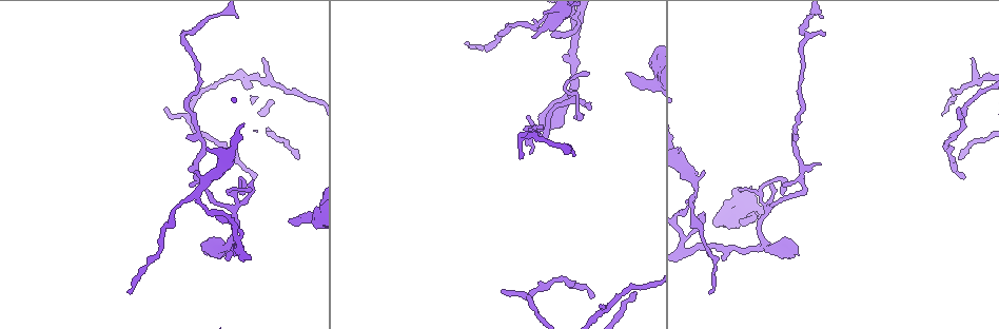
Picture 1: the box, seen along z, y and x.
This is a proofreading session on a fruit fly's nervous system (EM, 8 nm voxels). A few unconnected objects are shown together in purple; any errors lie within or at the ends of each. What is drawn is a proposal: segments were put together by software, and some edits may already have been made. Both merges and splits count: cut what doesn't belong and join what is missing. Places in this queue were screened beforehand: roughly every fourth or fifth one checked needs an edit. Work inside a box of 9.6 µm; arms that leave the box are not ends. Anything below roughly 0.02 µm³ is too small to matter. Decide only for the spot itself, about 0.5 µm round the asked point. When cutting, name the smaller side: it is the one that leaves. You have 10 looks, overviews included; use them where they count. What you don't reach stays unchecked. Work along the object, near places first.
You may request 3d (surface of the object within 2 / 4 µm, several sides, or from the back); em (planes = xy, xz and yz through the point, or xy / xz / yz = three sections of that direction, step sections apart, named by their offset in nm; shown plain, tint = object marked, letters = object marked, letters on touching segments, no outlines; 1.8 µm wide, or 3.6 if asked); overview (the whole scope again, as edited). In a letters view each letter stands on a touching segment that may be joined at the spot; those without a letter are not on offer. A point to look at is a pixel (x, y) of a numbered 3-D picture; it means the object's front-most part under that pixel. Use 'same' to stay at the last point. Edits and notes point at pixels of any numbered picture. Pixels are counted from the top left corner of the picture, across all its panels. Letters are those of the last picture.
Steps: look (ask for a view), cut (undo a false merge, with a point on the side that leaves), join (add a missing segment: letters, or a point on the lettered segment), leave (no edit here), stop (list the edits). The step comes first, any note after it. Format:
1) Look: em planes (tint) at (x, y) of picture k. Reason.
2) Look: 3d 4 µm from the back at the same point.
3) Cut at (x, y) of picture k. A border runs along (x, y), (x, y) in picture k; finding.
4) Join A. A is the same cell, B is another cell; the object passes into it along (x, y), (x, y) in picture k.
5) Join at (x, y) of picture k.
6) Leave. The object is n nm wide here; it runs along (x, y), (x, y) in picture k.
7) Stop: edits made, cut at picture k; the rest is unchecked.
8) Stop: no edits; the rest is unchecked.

Look: 3d 4 µm at (752, 217) of picture 1. Thick turns thin.

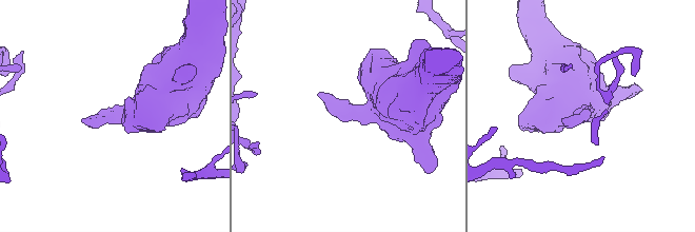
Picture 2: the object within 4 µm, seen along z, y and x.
Look: em 3.6 µm xy step 16 (tint) at (584, 115) of picture 2.

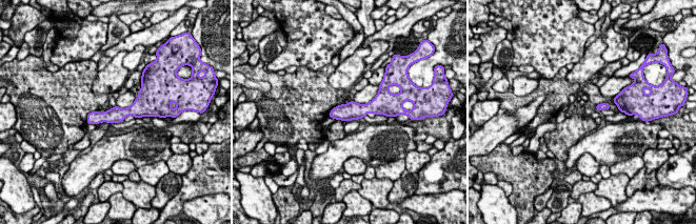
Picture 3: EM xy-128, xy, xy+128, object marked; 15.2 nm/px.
Look: em 3.6 µm planes (letters) at the same point.

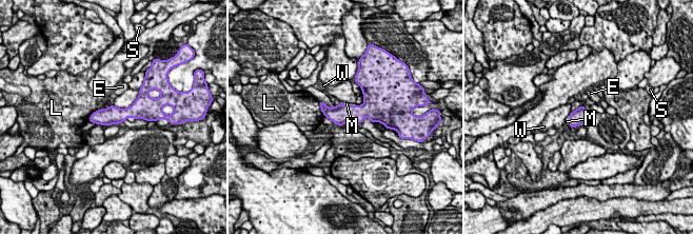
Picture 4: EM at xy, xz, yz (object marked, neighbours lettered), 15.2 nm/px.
Join M. M is the same cell, E, L, S and W are other cells; it goes on there.

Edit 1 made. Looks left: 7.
Look: em yz step 16 (letters) at (230, 245) of picture 1. A fork.

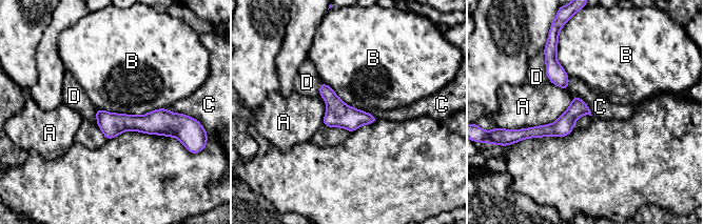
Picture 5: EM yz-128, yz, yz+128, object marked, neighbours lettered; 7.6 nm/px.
Look: em planes (letters) at the same point. Cut it another way.

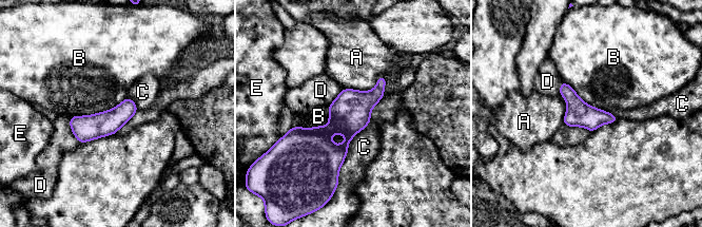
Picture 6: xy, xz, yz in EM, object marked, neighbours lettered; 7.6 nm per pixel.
Leave. A, B, C, D and E are other cells; it runs along (383, 78), (335, 127), (294, 136) in picture 6; continuous, no second cell.

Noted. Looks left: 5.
Look: em planes (letters) at (704, 170) of picture 1. Tapers out.

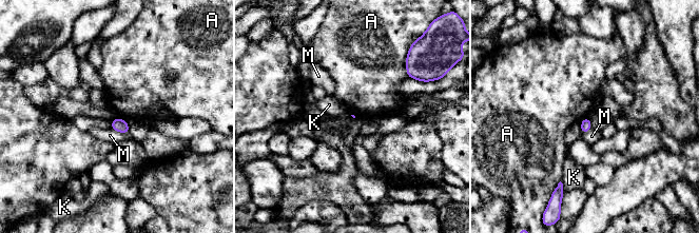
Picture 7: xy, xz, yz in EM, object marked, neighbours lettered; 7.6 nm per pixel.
Leave. A, K and M are other cells; a border runs along (406, 69), (408, 76) in picture 7; no lettered segment goes on from it.

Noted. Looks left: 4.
Look: 3d 4 µm from the back at (964, 176) of picture 1. Tapers out.

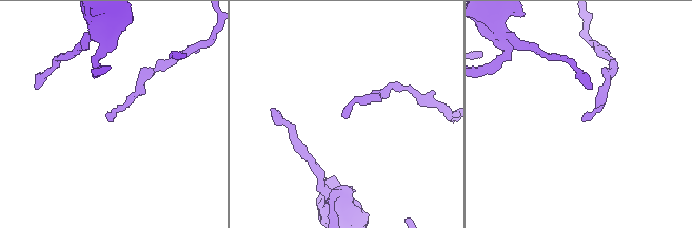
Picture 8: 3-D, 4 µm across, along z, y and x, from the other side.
Look: em yz step 8 (tint) at (583, 121) of picture 8.

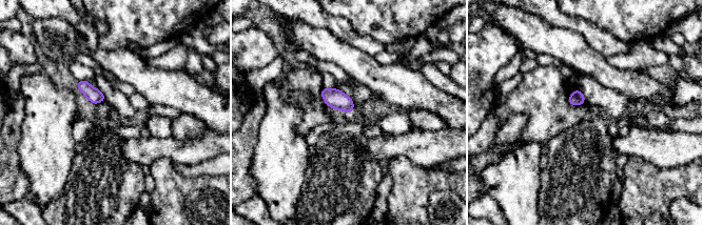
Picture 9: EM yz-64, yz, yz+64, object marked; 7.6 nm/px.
Look: em planes (letters) at the same point. Cut it another way.

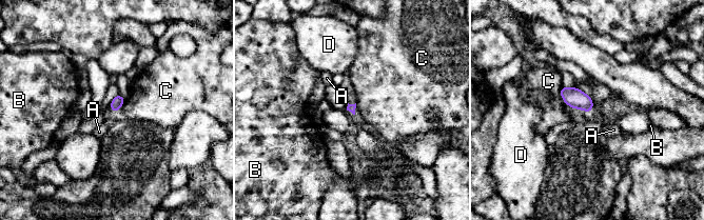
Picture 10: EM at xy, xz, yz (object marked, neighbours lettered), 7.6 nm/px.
Leave. The longest contact is with C, 140 nm; A, B, C and D are other cells; a border runs along (561, 85), (560, 93), (565, 102) in picture 10; none of them fits.

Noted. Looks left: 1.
Stop: edits made, join at picture 4; the rest is unchecked.

